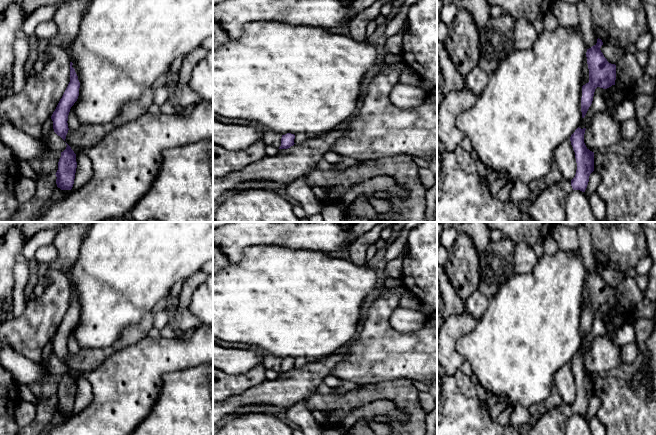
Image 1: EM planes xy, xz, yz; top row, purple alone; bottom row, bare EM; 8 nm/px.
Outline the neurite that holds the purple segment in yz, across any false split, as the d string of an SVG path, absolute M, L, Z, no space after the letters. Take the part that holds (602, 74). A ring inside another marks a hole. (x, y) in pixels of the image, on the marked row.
M601 39L587 49L586 57L589 69L589 82L582 86L581 112L582 118L585 117L589 107L592 104L595 89L597 87L607 89L615 85L616 65L611 64L604 57L600 48L603 45Z

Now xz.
M287 133L285 135L282 135L281 146L279 147L279 149L288 149L291 146L293 146L295 144L294 139L295 139L294 134Z

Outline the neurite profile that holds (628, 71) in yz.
M627 51L616 64L615 86L619 89L635 87L644 75L634 52Z

